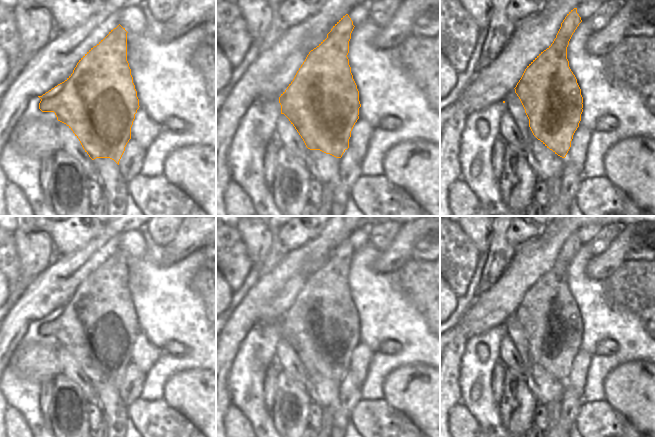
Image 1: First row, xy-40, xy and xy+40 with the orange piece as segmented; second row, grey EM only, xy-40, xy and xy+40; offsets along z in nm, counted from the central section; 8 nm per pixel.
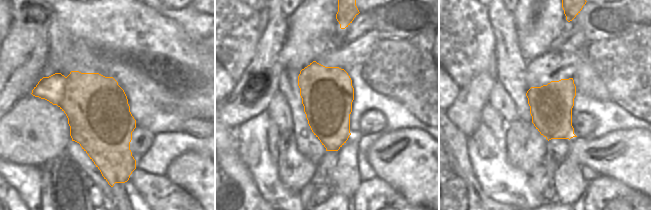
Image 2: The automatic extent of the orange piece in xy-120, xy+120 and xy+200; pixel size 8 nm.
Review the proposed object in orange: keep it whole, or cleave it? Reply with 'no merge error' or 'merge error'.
merge error

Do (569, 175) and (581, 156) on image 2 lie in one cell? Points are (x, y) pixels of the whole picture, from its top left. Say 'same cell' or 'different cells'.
different cells

